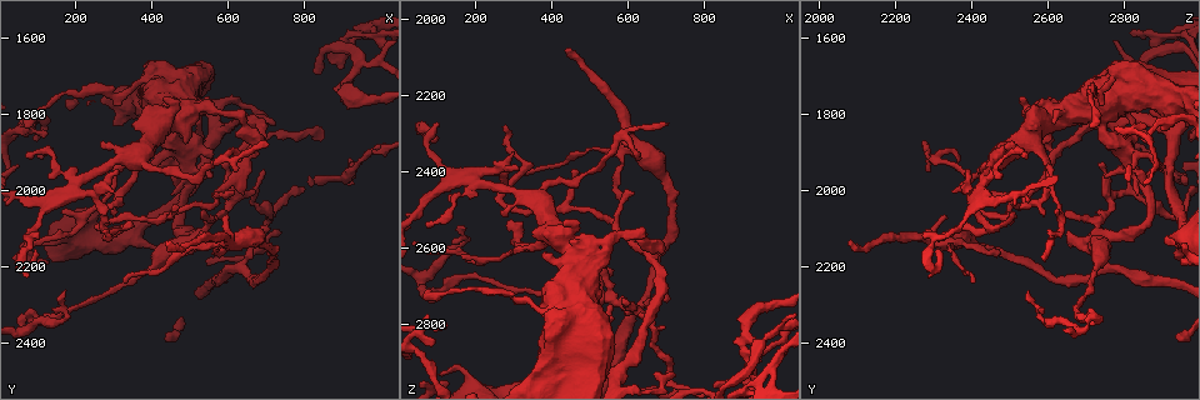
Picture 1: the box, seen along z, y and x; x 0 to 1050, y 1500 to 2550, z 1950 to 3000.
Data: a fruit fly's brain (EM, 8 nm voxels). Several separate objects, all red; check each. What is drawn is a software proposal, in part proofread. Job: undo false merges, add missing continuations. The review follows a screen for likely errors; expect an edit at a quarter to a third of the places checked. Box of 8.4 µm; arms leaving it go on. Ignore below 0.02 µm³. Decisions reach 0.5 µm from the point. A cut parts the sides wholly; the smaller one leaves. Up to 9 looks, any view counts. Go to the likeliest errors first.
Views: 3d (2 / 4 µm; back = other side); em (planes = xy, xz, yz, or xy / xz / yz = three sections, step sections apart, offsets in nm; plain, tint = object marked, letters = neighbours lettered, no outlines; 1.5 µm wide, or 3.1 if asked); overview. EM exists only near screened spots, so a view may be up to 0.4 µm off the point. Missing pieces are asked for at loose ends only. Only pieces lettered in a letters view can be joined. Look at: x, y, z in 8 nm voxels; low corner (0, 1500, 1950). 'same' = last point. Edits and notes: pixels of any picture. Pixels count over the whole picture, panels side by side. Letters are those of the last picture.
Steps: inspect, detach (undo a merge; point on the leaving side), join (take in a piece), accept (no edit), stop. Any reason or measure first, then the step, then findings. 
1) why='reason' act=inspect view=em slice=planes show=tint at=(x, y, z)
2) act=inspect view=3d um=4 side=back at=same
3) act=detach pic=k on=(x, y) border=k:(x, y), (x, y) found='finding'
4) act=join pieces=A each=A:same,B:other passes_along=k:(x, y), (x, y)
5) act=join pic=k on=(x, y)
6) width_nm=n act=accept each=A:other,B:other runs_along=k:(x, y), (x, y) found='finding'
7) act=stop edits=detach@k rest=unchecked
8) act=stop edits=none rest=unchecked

why='abrupt turn' act=inspect view=3d um=4 at=(665, 1890, 2620)

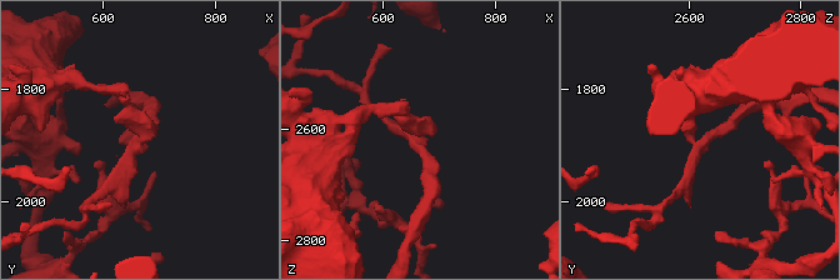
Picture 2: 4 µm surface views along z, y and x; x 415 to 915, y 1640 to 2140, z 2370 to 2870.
arms=3 arm_widths_nm=190,190,200 why='shape alone is not enough' act=inspect view=em slice=planes show=tint at=(665, 1890, 2615)

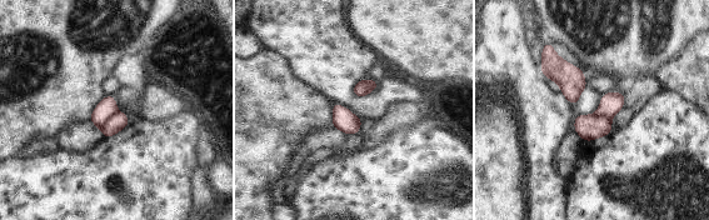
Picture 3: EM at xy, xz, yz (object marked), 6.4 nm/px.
act=inspect view=em slice=planes show=letters at=same

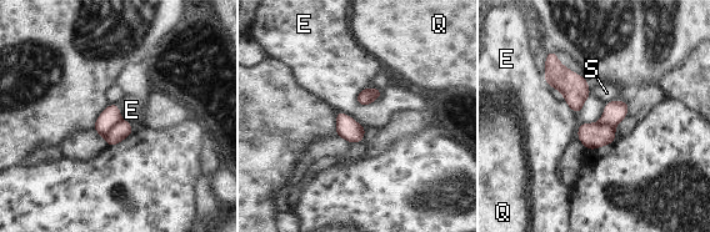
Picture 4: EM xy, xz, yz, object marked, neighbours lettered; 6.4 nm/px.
act=detach pic=4 on=(110, 116) each=E:other,Q:other,S:other border=4:(120, 119), (105, 136) found='a second neuron is stuck on'

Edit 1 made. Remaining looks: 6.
why='tapers out' act=inspect view=3d um=4 at=(705, 1880, 2265)

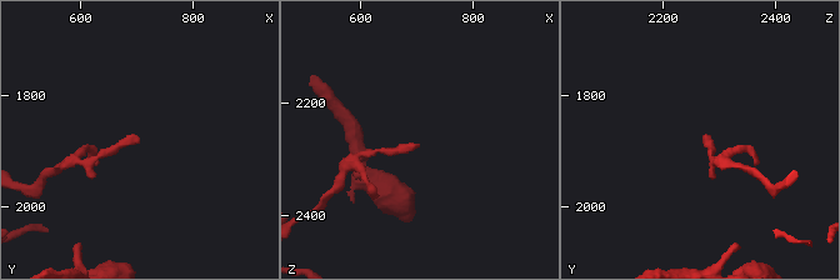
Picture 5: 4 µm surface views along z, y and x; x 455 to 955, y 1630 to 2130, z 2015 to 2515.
act=inspect view=em slice=yz step=4 show=letters at=(705, 1885, 2275)

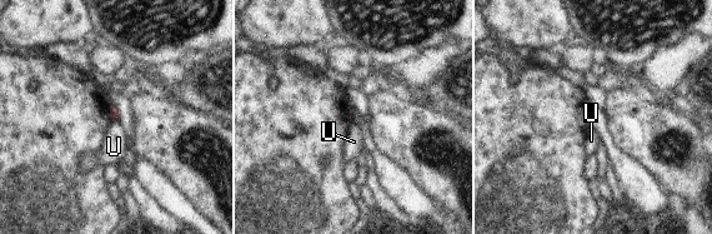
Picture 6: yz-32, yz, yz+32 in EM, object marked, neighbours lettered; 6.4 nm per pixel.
why='cut it another way' act=inspect view=em slice=planes show=letters at=same

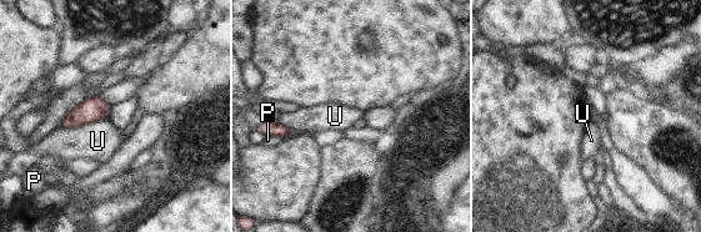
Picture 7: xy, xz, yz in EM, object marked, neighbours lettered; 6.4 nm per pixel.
act=accept each=P:other,U:other border=7:(106, 117), (73, 127), (60, 127) found='no lettered piece goes on from it'

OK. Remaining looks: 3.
act=stop edits=detach@4 rest=unchecked

